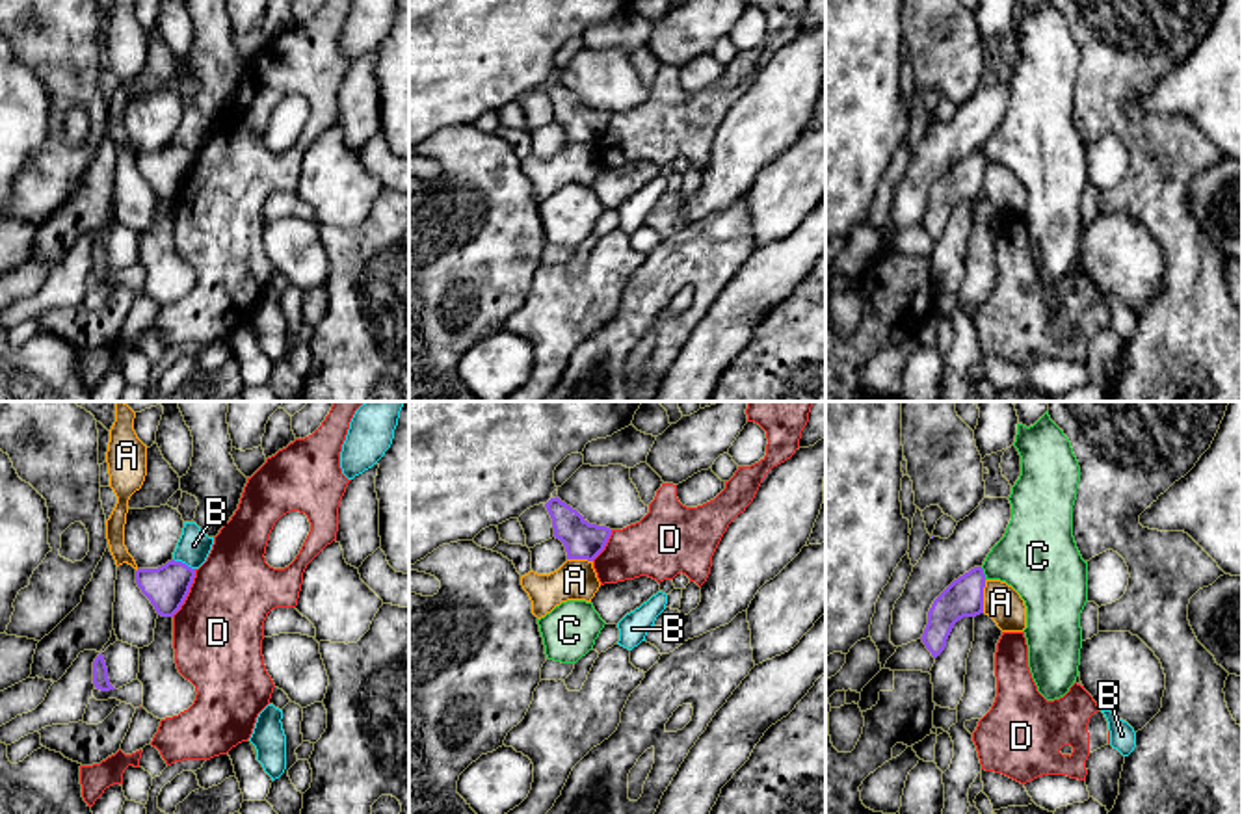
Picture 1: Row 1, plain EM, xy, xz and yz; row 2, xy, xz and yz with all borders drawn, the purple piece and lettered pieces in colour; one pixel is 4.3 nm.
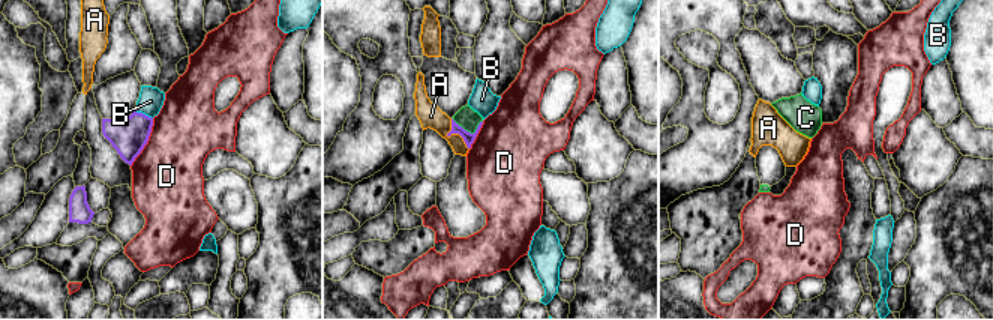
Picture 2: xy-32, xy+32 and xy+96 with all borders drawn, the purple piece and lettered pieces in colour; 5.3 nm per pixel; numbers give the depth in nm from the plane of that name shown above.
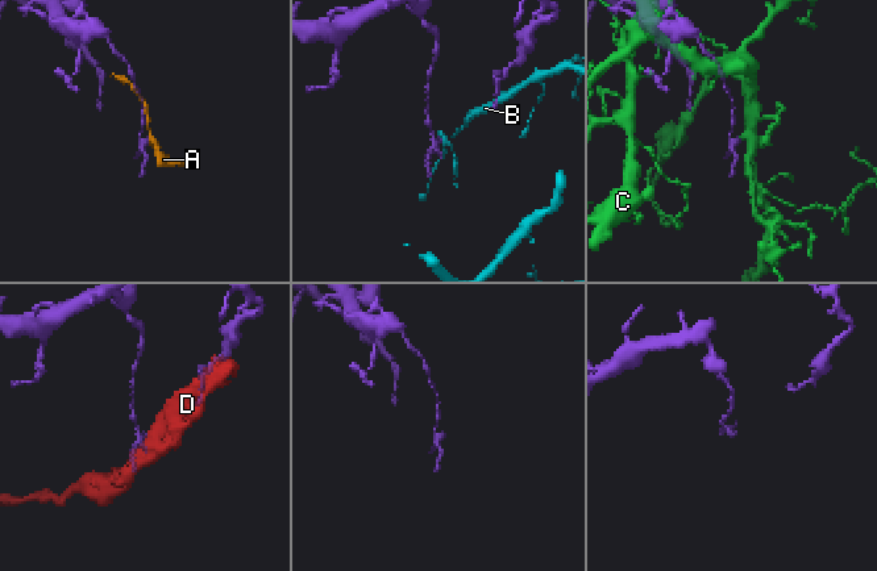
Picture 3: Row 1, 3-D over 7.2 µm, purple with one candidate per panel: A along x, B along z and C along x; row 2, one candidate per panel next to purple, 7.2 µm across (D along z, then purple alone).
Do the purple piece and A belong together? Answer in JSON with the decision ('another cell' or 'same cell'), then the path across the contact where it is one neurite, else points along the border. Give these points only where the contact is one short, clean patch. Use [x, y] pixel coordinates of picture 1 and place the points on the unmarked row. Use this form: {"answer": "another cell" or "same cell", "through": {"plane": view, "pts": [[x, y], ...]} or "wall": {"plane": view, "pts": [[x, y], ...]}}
{"answer": "another cell"}

